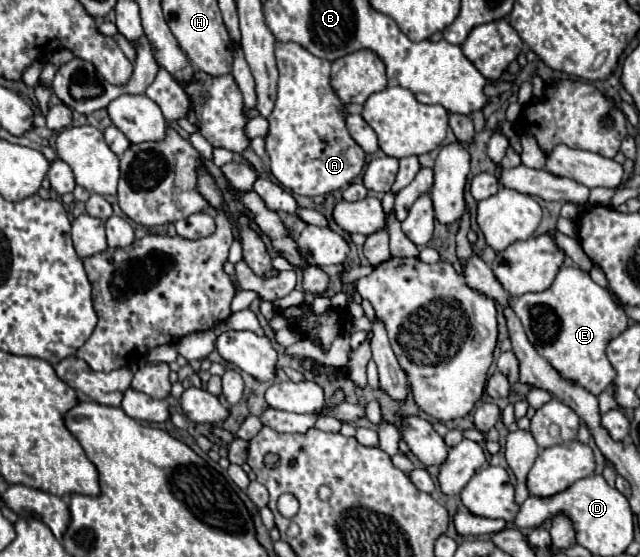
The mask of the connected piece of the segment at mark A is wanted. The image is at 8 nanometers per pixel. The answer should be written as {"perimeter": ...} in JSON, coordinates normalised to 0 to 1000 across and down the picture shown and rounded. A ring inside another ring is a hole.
{"perimeter":[[[456,75],[431,79],[431,108],[438,126],[434,176],[425,205],[419,208],[422,237],[416,244],[416,273],[422,280],[425,312],[444,338],[453,338],[456,345],[472,352],[516,348],[528,338],[544,334],[559,312],[566,312],[572,294],[572,273],[550,251],[538,226],[538,187],[516,154],[516,111],[481,97],[481,90]]]}

